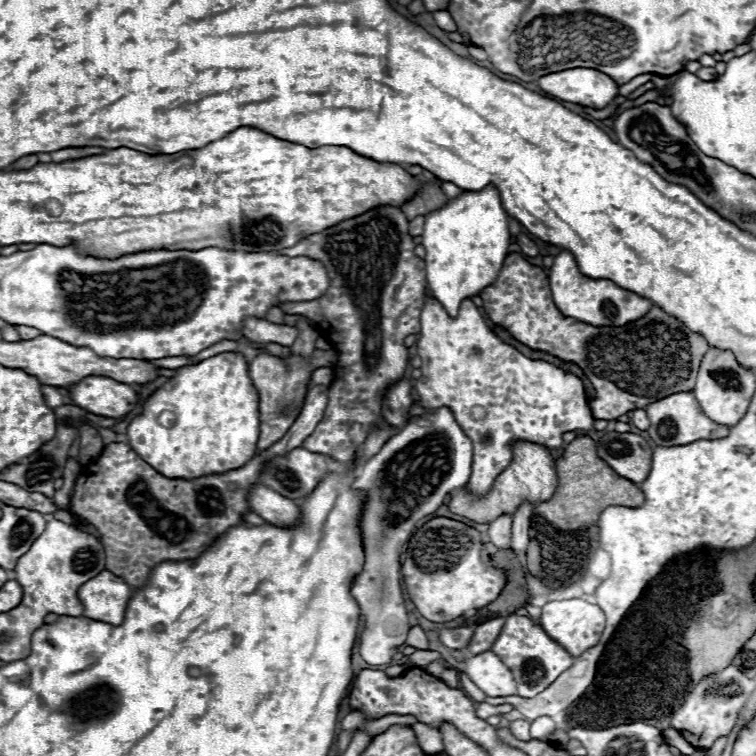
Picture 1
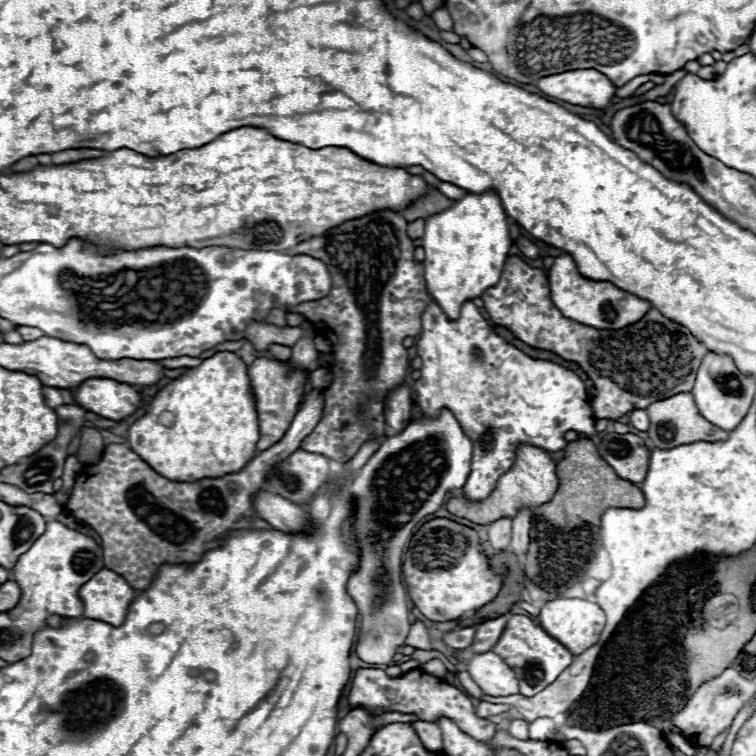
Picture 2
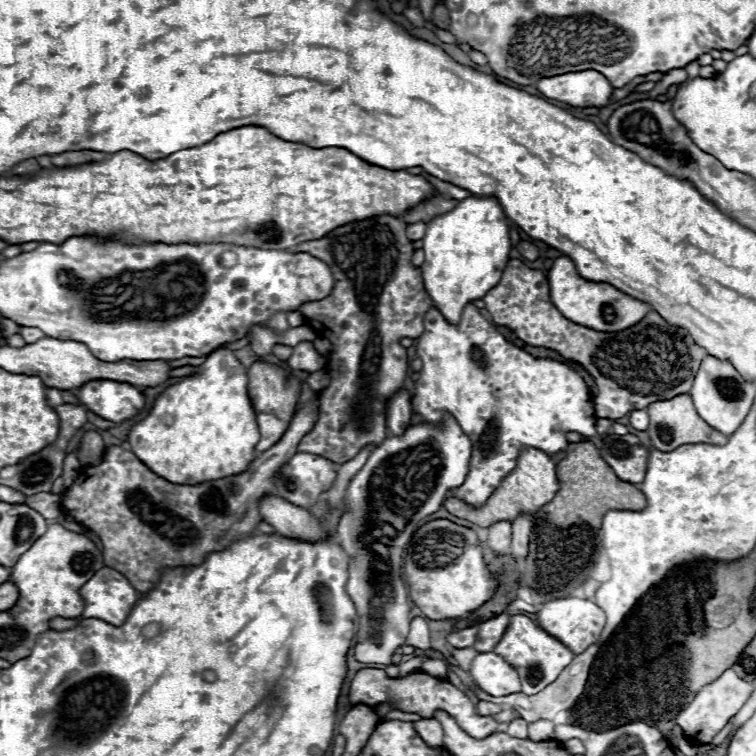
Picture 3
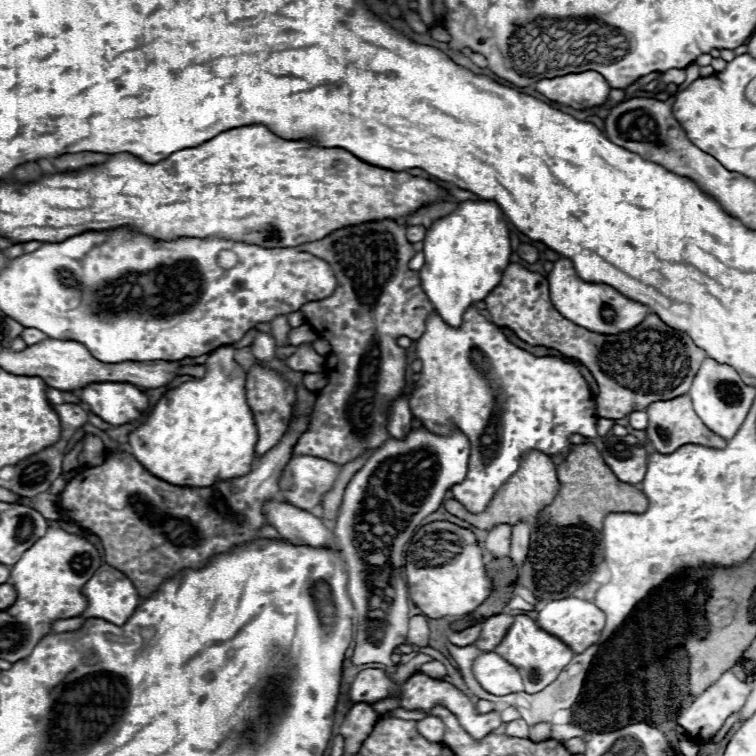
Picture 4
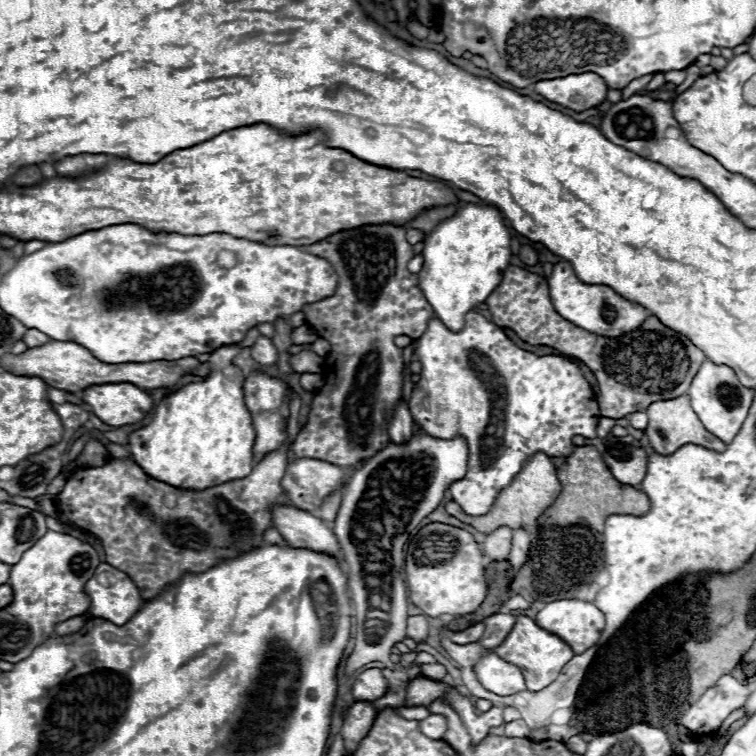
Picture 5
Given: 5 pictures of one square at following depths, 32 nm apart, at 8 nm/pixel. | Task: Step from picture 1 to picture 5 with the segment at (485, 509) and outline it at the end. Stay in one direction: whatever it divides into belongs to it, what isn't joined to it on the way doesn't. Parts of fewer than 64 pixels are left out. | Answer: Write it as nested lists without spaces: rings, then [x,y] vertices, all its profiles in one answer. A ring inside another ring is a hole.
[[[536,454],[532,460],[528,460],[520,474],[516,474],[516,478],[510,482],[508,488],[504,488],[500,492],[500,496],[496,498],[492,510],[486,514],[486,516],[478,516],[478,518],[472,518],[468,516],[456,502],[448,502],[446,504],[446,512],[454,518],[458,518],[460,522],[464,524],[470,524],[472,528],[476,528],[478,532],[482,534],[492,534],[492,530],[500,528],[500,526],[508,526],[510,530],[518,530],[518,528],[524,528],[524,530],[530,530],[530,526],[536,526],[538,518],[544,514],[546,508],[552,506],[552,502],[560,496],[560,480],[556,478],[556,466],[552,464],[552,460],[546,456],[546,454]]]

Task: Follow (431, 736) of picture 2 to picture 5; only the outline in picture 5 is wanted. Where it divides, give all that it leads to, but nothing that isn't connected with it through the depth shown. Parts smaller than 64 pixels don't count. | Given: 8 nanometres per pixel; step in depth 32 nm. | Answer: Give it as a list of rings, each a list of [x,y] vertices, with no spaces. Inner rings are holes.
[[[430,714],[420,722],[420,730],[432,740],[442,740],[444,732],[448,730],[448,722],[442,714]]]

